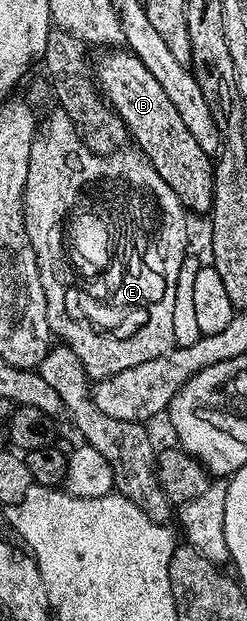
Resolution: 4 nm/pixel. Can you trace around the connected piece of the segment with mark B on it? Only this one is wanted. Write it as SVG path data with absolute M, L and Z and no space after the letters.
M107 49L102 53L104 55L100 57L99 64L97 62L94 64L93 78L99 88L99 94L111 104L115 114L119 115L126 125L128 136L133 140L134 146L143 152L143 156L153 165L153 169L157 169L161 181L165 181L165 185L169 185L169 189L177 193L177 197L188 212L210 212L213 205L213 177L215 176L212 156L207 155L205 149L201 149L201 145L197 145L189 129L185 129L177 108L169 101L165 89L161 89L157 77L153 77L153 73L149 73L149 69L141 65L136 55L132 55L126 49Z

